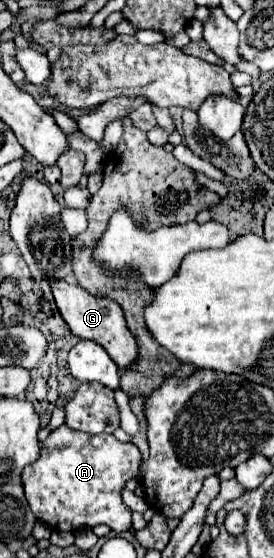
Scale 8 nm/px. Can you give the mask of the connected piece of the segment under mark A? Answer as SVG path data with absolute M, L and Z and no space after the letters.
M65 424L51 434L41 444L41 456L37 462L29 464L23 470L23 488L25 498L31 506L31 512L39 522L49 524L53 530L69 530L77 532L81 528L91 528L95 524L107 524L113 532L131 530L131 510L121 500L121 488L127 480L137 478L141 464L141 452L133 444L119 442L113 434L91 436L87 432L71 430Z

